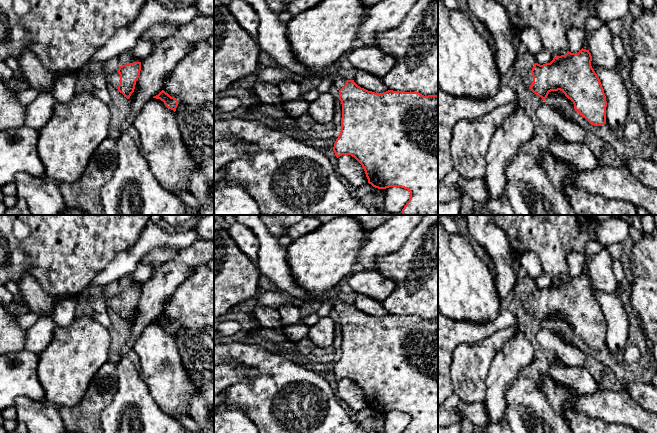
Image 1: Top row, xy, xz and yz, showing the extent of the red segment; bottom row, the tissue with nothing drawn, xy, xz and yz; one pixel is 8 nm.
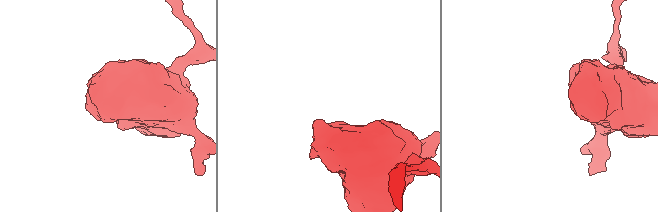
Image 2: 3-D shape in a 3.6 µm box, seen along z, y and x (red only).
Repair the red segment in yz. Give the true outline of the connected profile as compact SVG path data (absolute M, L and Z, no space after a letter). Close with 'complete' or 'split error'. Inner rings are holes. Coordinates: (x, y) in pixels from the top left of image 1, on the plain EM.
M589 274L568 275L550 287L535 287L524 307L544 325L551 315L562 315L573 326L575 335L590 348L602 350L606 347L607 325L591 285Z; split error

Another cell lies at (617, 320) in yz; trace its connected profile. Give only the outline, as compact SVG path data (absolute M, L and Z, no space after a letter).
M591 285L591 290L600 303L606 320L606 347L611 354L623 351L629 337L629 315L624 302L614 293L607 294Z

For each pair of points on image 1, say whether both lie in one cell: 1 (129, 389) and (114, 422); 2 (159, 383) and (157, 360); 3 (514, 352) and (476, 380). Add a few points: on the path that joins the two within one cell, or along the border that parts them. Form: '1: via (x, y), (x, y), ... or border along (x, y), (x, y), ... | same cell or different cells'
1: via (129, 397), (129, 400), (118, 414) | same cell
2: via (159, 377), (159, 366) | same cell
3: border along (498, 351), (486, 377), (485, 395) | different cells

